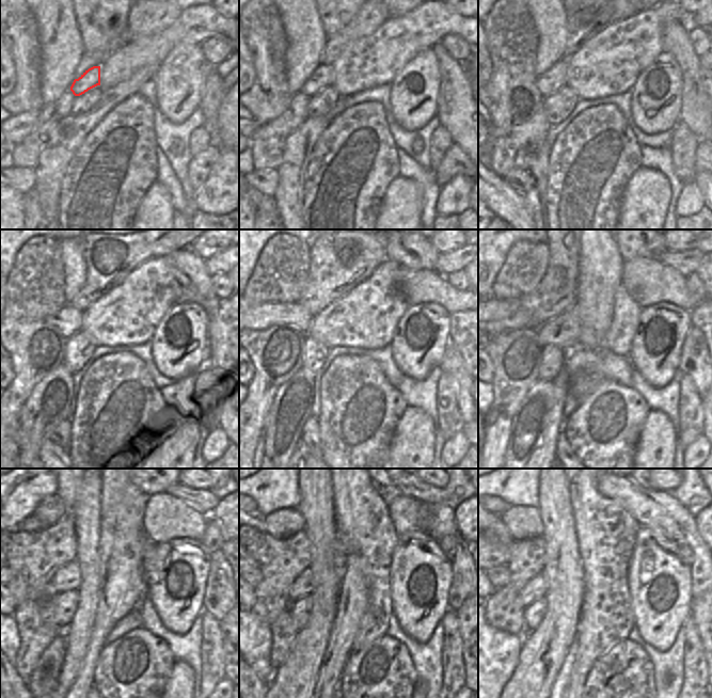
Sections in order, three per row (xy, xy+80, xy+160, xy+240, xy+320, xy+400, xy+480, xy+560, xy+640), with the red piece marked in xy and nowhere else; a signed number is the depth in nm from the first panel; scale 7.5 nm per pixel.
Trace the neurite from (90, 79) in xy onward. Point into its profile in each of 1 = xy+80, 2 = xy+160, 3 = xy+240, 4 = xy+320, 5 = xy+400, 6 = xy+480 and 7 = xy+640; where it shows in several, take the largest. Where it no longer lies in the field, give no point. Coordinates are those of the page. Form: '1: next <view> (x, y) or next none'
1: next xy+80 (323, 76)
2: next xy+160 (549, 82)
3: next xy+240 (67, 320)
4: next xy+320 (266, 315)
5: next xy+400 (500, 310)
6: next none
7: next none

